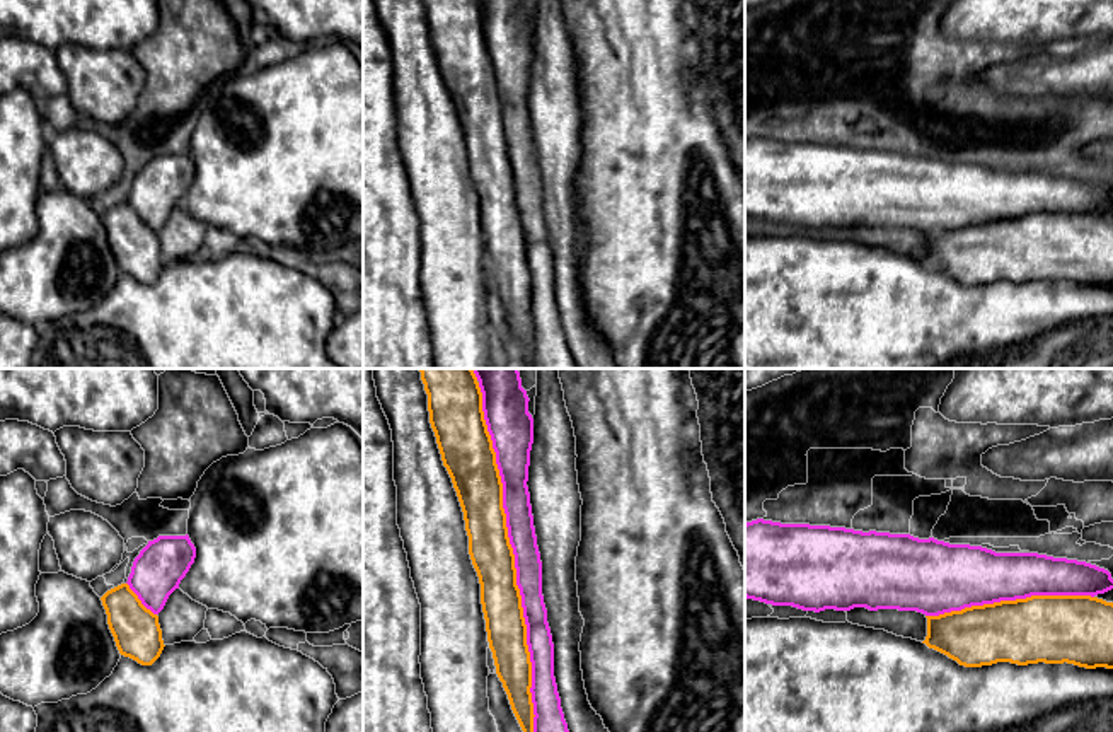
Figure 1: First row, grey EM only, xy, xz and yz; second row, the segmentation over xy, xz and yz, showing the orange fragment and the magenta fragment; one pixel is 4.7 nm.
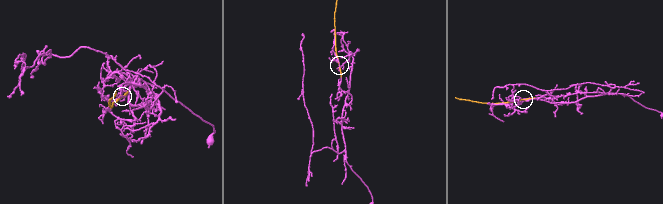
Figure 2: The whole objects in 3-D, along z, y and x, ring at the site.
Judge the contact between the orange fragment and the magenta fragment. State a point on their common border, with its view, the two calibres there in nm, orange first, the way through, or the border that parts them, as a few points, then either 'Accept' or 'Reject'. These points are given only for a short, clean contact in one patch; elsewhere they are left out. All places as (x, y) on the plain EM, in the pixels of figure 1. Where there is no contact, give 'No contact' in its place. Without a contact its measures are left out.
Touches orange at xz (513, 185). Thickness 200 nm (orange) against 130 nm. Reject

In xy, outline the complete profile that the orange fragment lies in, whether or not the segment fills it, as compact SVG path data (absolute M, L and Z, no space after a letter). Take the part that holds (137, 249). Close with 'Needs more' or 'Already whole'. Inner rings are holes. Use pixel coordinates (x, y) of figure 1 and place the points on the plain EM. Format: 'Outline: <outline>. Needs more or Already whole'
Outline: M128 201L107 208L101 218L119 271L152 283L165 264L159 234L141 222Z. Already whole

